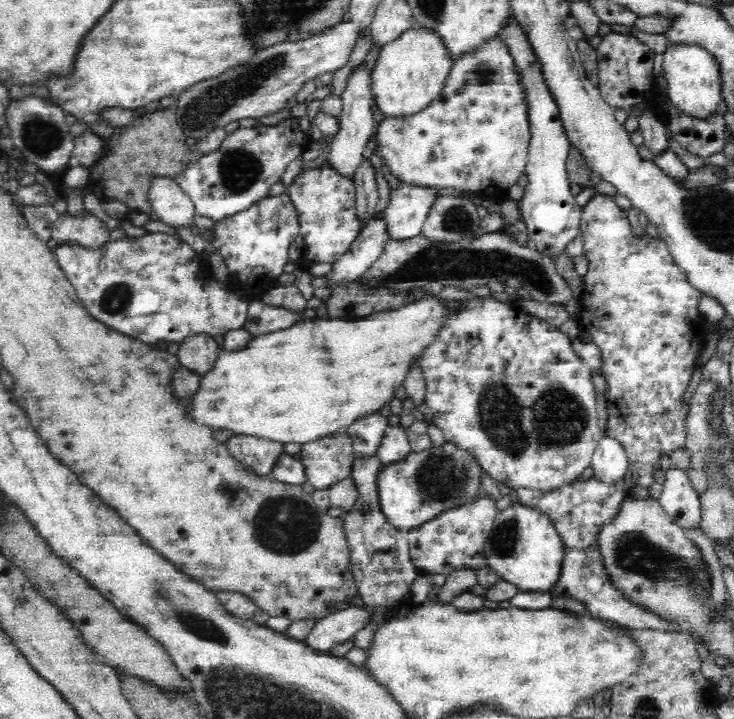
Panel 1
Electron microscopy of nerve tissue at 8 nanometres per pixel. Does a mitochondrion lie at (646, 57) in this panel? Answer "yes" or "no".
no

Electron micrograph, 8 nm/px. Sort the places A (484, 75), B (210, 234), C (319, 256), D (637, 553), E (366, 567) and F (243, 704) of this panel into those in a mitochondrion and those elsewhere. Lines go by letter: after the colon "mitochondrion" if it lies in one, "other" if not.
A: mitochondrion
B: other
C: other
D: mitochondrion
E: other
F: mitochondrion

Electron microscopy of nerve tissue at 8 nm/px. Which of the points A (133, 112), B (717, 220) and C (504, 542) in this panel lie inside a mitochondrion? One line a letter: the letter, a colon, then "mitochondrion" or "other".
A: other
B: mitochondrion
C: mitochondrion

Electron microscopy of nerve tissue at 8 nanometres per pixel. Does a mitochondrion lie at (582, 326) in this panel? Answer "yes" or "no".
no

